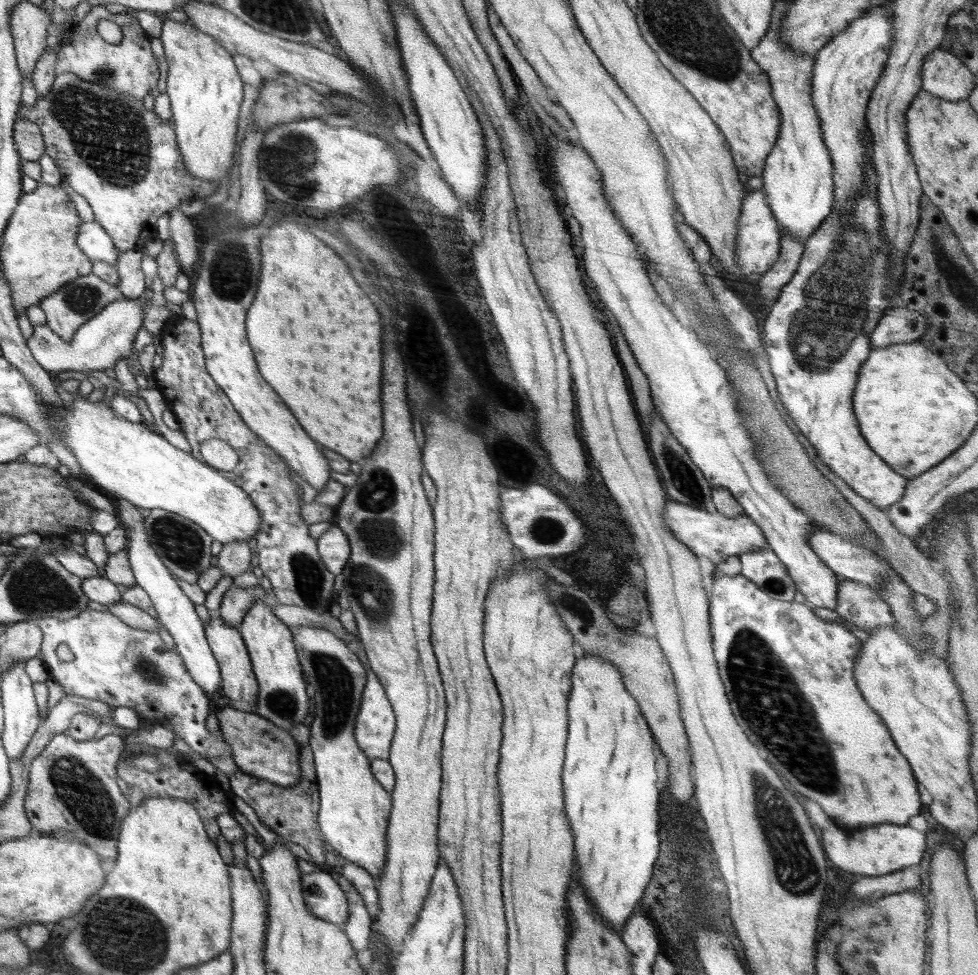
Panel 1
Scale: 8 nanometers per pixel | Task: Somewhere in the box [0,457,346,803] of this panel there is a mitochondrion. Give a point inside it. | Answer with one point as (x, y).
(34, 587)

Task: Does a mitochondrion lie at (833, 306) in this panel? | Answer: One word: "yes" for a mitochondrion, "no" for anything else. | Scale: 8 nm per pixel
yes

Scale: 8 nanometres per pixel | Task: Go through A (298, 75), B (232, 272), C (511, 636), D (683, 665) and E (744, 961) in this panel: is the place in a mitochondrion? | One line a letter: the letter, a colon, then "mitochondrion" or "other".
A: other
B: mitochondrion
C: other
D: other
E: other

